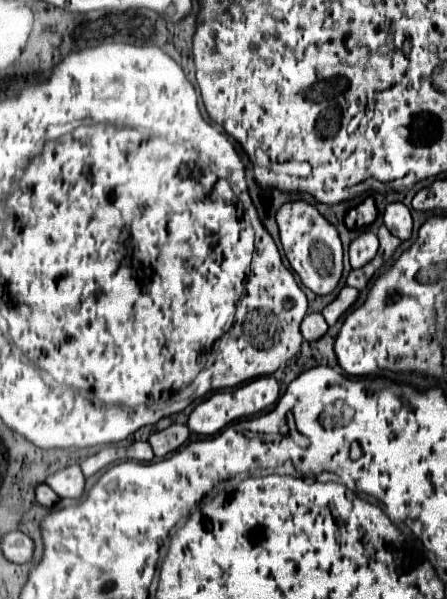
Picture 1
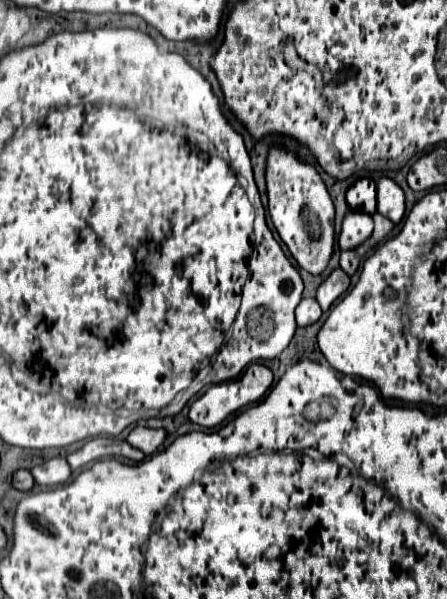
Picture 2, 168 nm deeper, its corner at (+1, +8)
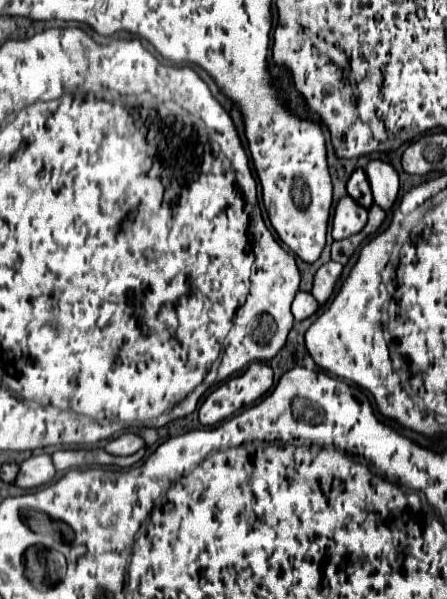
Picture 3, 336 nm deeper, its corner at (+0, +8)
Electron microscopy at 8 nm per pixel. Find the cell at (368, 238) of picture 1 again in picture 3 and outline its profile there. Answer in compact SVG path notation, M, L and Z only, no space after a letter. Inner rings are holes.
M349 195L341 197L341 201L335 207L333 217L333 229L331 235L335 241L347 239L355 233L359 233L367 225L367 209L357 205Z

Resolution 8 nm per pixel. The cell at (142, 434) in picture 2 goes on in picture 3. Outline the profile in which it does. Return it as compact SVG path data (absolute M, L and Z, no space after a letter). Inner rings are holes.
M123 433L117 439L109 441L105 445L105 451L111 453L111 455L133 455L133 453L137 453L143 447L145 447L145 441L139 435L135 435L135 433Z

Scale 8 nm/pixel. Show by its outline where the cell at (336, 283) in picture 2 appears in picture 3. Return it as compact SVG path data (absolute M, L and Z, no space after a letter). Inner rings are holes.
M335 261L325 263L325 265L315 273L315 281L313 281L311 293L315 295L315 299L317 299L321 305L325 305L325 303L331 299L331 295L333 295L333 291L335 291L335 285L337 285L337 281L341 279L341 273L343 273L343 265L335 263Z

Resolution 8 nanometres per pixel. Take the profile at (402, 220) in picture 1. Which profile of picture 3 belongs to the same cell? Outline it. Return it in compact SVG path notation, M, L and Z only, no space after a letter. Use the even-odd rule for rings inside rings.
M371 161L367 165L365 173L369 177L375 203L383 211L391 211L391 207L395 205L397 195L399 195L399 177L397 177L397 171L389 163Z

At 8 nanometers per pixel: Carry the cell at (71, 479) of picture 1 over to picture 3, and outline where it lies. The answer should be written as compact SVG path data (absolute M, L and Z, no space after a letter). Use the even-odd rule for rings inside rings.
M43 453L37 457L29 457L27 461L21 463L21 471L17 475L15 485L23 487L23 489L31 489L31 487L39 487L45 485L49 481L53 481L55 477L55 467L51 461L51 455Z

